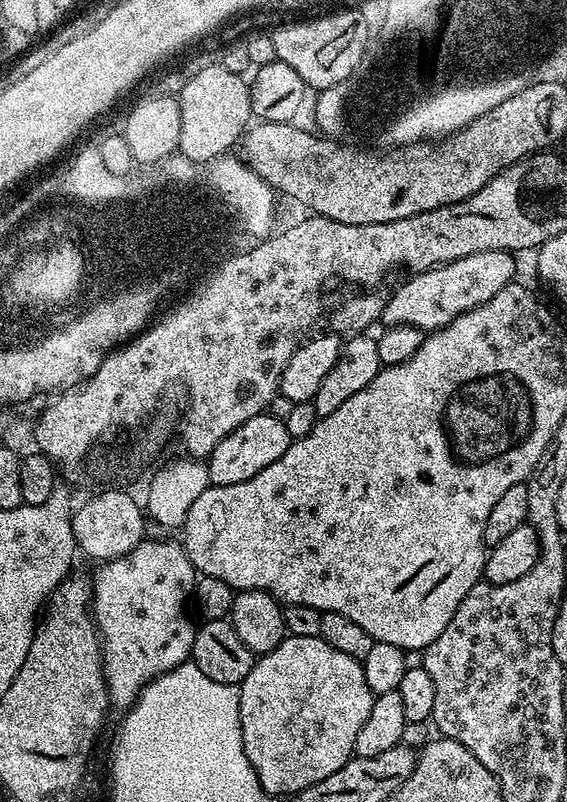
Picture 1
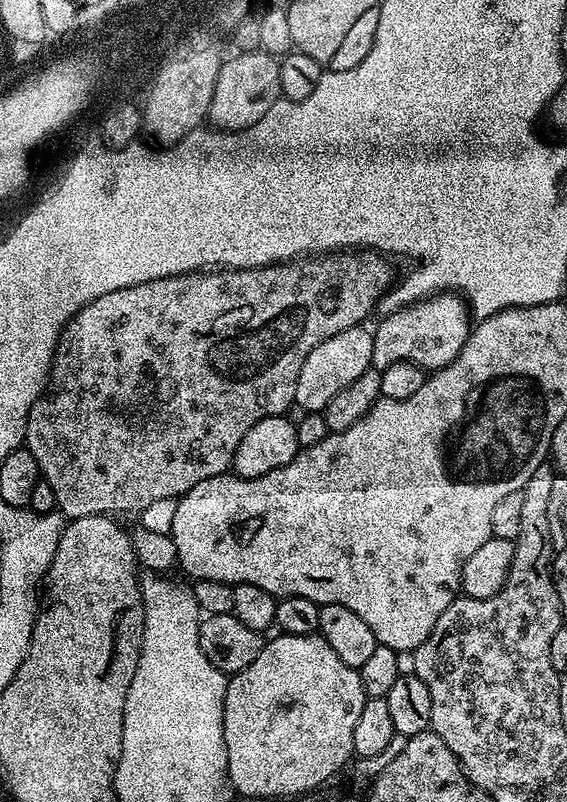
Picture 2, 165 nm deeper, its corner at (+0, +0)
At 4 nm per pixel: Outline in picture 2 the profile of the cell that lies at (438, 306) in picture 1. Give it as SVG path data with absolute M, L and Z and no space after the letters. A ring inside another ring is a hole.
M441 292L427 300L418 300L407 308L387 313L383 319L372 332L372 367L377 370L406 362L417 364L425 373L436 372L439 368L450 366L450 362L458 358L458 350L462 350L470 331L467 301L459 293L453 292Z

